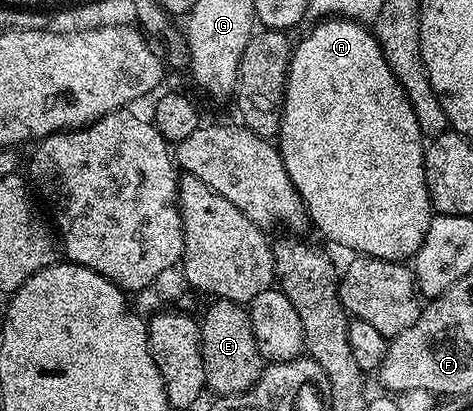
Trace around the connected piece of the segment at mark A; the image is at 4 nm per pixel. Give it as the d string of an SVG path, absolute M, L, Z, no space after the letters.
M324 17L317 23L320 24L310 28L301 37L300 44L297 42L293 46L292 60L288 66L288 80L284 90L284 108L278 136L280 156L286 165L286 173L290 173L290 181L304 202L304 210L311 226L313 223L330 242L337 243L340 247L349 247L356 255L369 255L397 261L411 260L418 253L426 237L426 229L430 229L430 221L434 214L424 176L425 144L422 142L420 122L410 105L407 93L404 92L404 86L390 69L375 34L369 28L367 31L364 28L367 26L363 22L343 17Z

